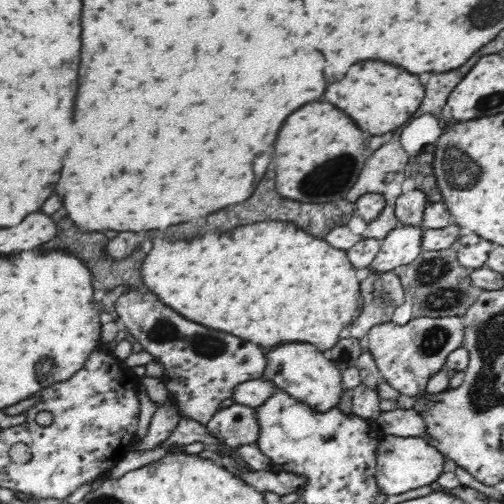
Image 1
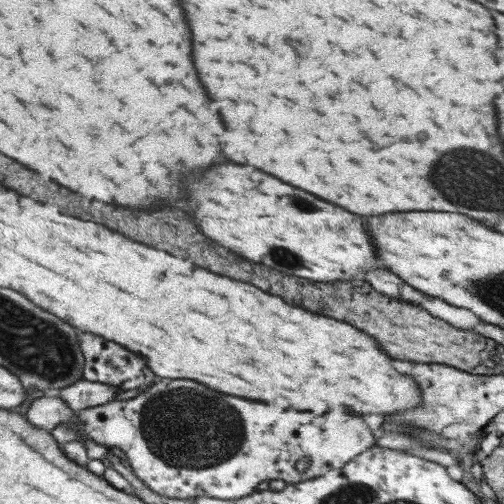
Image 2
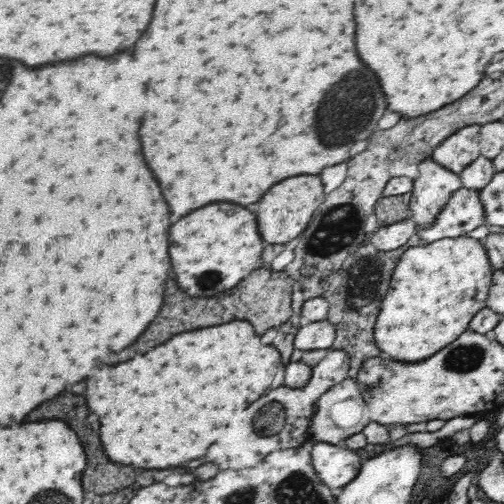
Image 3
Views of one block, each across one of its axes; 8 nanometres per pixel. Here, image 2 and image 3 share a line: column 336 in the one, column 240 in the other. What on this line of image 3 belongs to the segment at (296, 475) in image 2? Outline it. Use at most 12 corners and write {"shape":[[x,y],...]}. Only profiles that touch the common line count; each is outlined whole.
{"shape":[[328,350],[302,388],[280,386],[240,412],[206,462],[244,470],[310,440],[318,398],[350,374]]}

